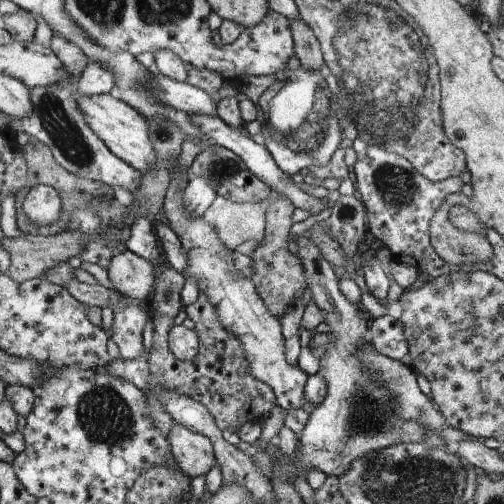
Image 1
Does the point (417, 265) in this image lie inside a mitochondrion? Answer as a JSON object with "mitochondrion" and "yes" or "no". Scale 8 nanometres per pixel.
{"mitochondrion":"no"}

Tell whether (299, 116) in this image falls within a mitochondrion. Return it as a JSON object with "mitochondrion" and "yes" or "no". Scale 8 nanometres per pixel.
{"mitochondrion":"yes"}

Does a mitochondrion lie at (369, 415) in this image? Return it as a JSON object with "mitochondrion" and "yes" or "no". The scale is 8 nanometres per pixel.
{"mitochondrion":"yes"}

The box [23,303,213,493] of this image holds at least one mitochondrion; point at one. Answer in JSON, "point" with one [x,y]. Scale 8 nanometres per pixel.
{"point":[103,414]}

